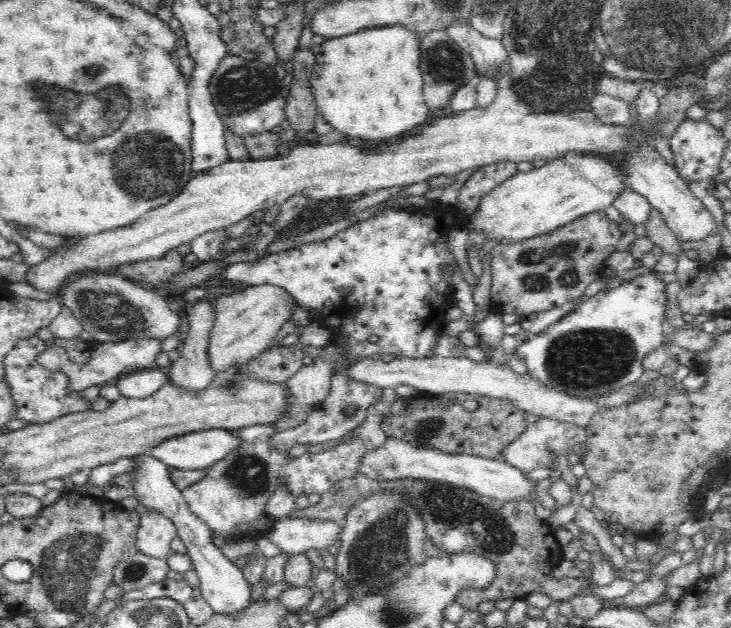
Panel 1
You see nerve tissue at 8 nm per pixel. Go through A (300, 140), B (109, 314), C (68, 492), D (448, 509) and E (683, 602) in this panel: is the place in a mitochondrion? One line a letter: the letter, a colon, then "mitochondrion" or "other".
A: other
B: mitochondrion
C: other
D: mitochondrion
E: other

